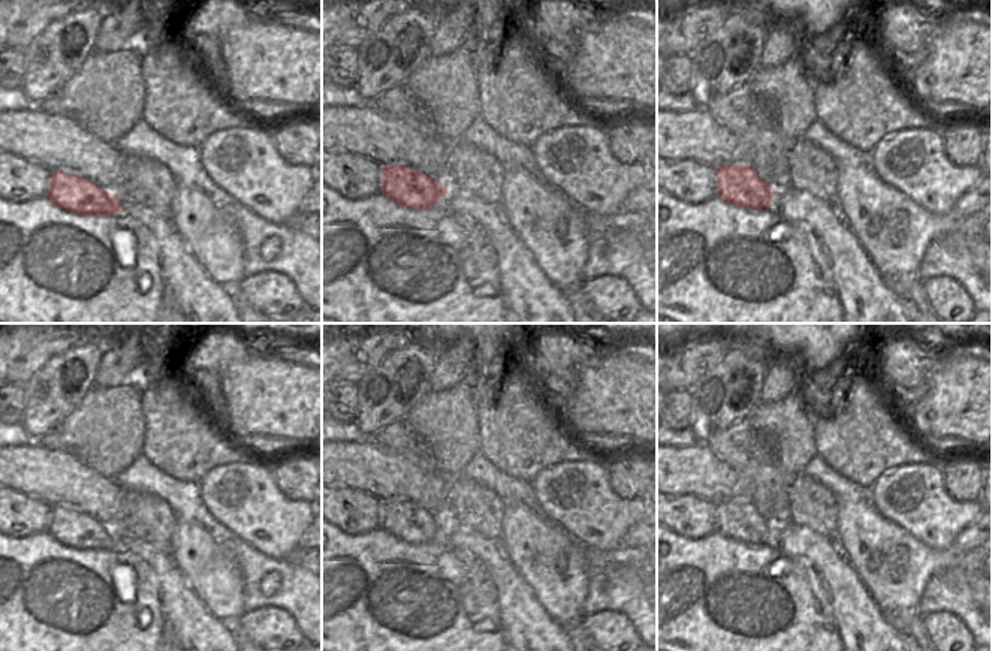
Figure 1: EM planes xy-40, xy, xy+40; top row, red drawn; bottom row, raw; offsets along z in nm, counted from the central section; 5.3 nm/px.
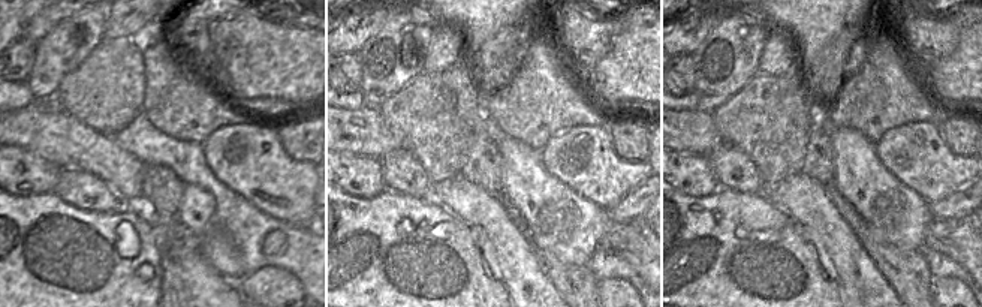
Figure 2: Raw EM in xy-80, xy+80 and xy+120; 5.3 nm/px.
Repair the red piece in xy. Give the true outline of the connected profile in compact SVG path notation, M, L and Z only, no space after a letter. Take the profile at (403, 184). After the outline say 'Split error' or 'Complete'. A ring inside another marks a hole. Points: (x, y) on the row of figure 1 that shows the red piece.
M407 166L382 168L382 193L401 207L428 210L446 196L446 187L437 180Z. Complete

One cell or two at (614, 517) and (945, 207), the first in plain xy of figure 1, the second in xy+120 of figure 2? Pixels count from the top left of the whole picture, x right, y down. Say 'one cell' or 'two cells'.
two cells

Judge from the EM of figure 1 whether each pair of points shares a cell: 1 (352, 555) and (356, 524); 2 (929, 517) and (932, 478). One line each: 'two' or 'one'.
1: two
2: one

